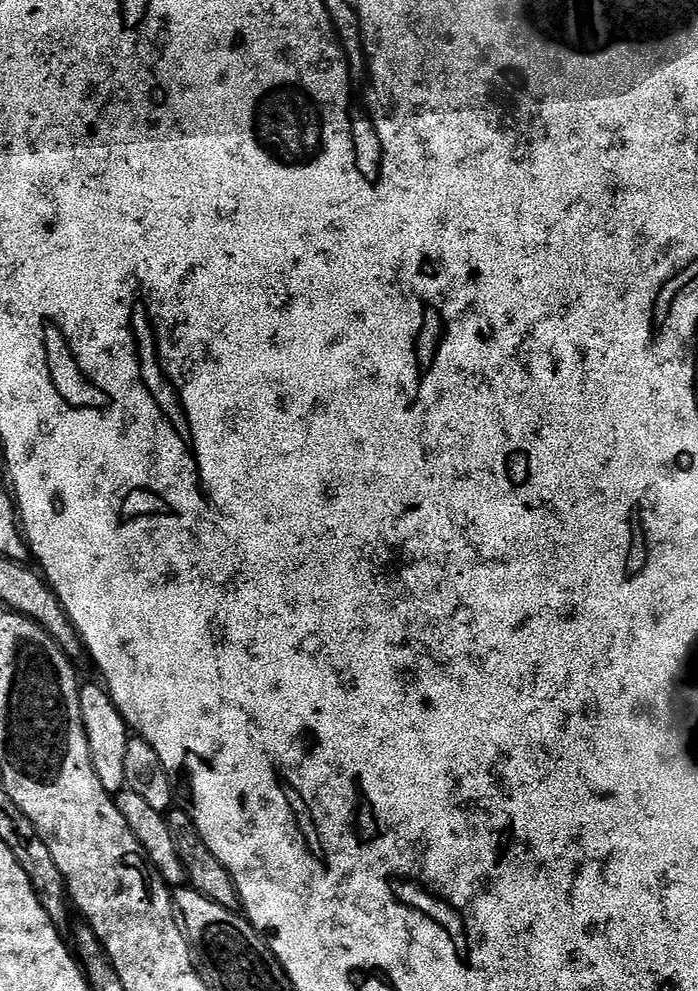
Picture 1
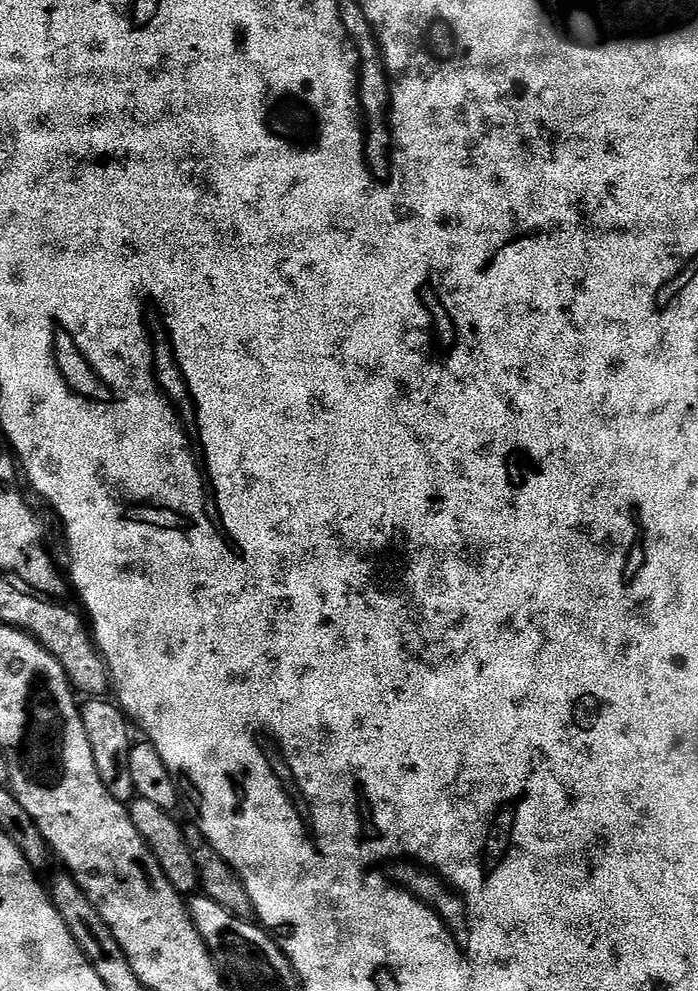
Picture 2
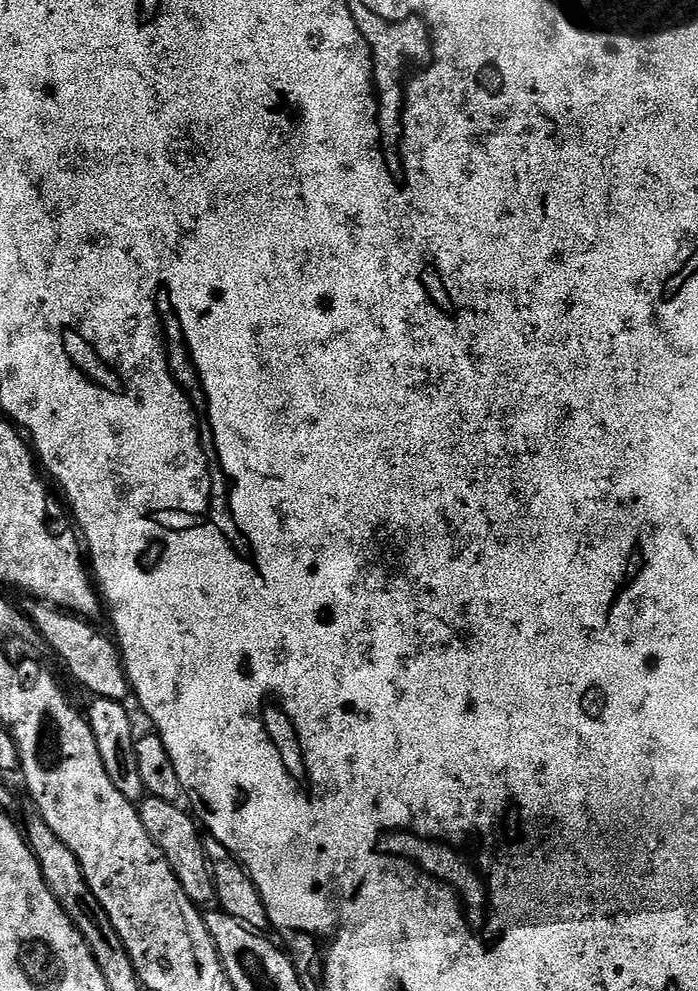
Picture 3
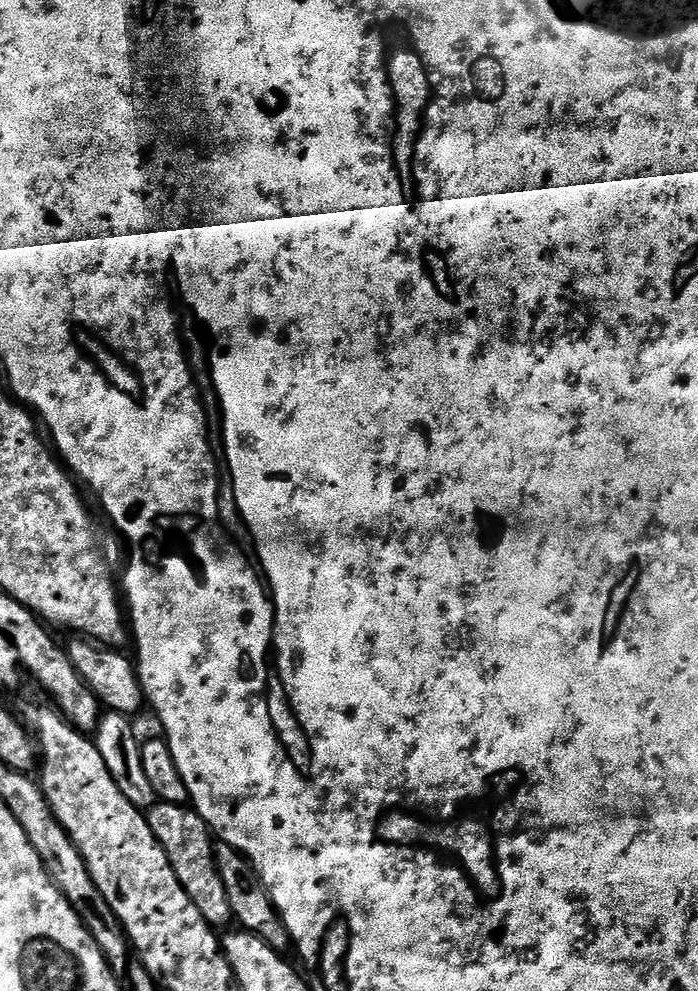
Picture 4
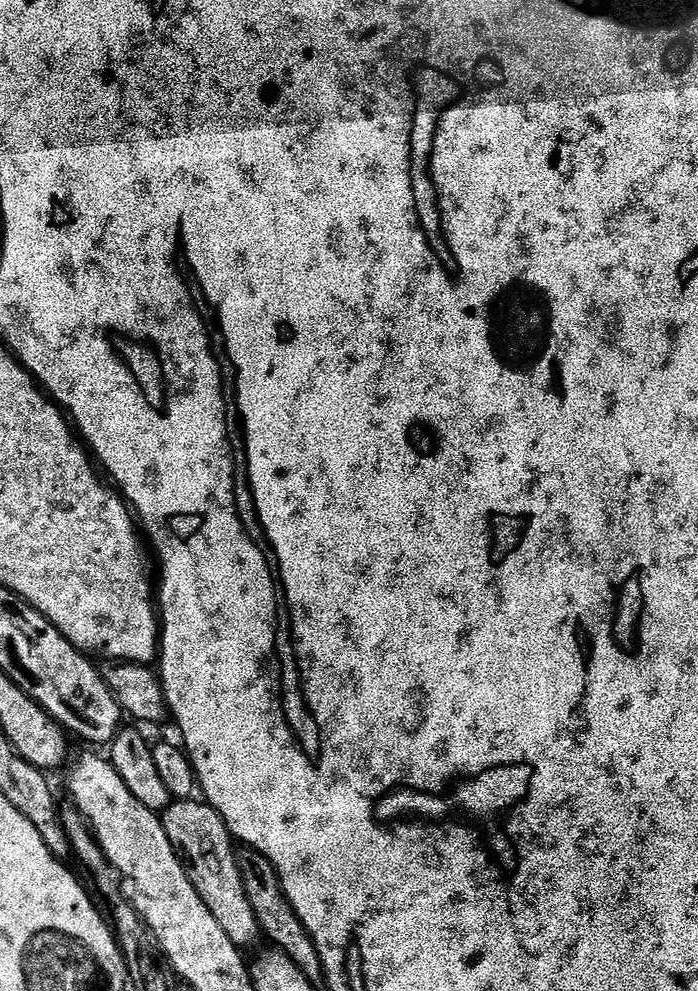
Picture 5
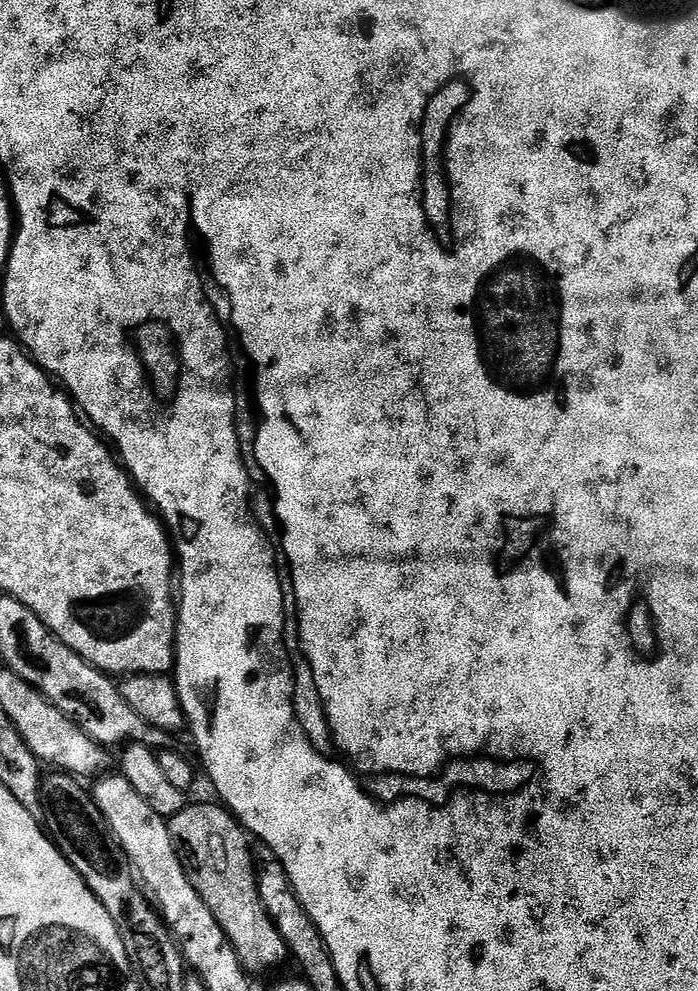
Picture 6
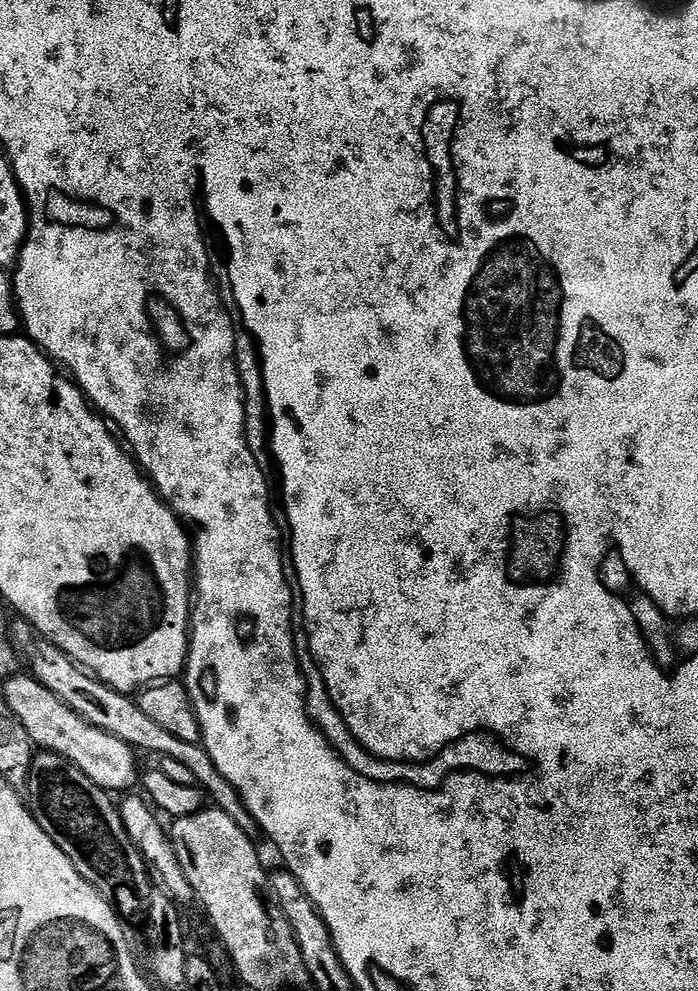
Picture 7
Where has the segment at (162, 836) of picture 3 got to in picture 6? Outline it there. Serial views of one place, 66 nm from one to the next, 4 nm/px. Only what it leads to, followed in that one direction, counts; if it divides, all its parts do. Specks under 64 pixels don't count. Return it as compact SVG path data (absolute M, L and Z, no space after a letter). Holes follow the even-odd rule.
M216 802L213 804L189 803L178 814L170 817L168 829L172 835L172 841L176 843L176 850L184 864L184 872L188 875L190 886L194 886L198 890L198 894L206 902L210 914L214 914L218 926L222 926L222 930L228 935L228 941L234 946L244 971L249 974L268 972L271 968L278 967L284 959L287 961L290 953L286 942L282 938L282 934L278 934L278 930L262 906L260 895L257 892L257 871L254 869L254 864L252 868L252 852L248 849L249 837L244 829L236 823L235 816Z

